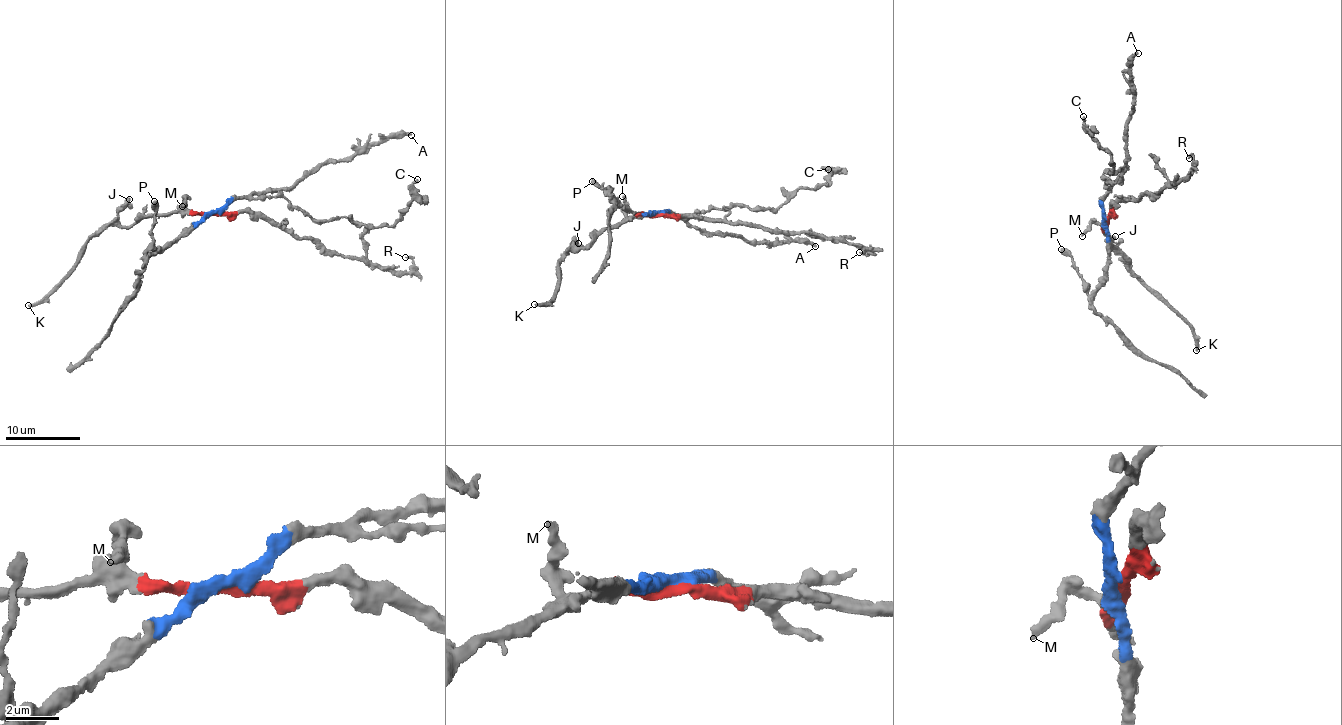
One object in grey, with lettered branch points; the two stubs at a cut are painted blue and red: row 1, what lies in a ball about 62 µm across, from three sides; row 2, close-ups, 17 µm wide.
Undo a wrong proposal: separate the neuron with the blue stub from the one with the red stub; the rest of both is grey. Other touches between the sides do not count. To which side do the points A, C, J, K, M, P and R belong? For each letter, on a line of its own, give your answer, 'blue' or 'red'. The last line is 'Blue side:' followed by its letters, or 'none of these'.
A: blue
C: blue
J: red
K: red
M: red
P: blue
R: red
Blue side: A, C, P

